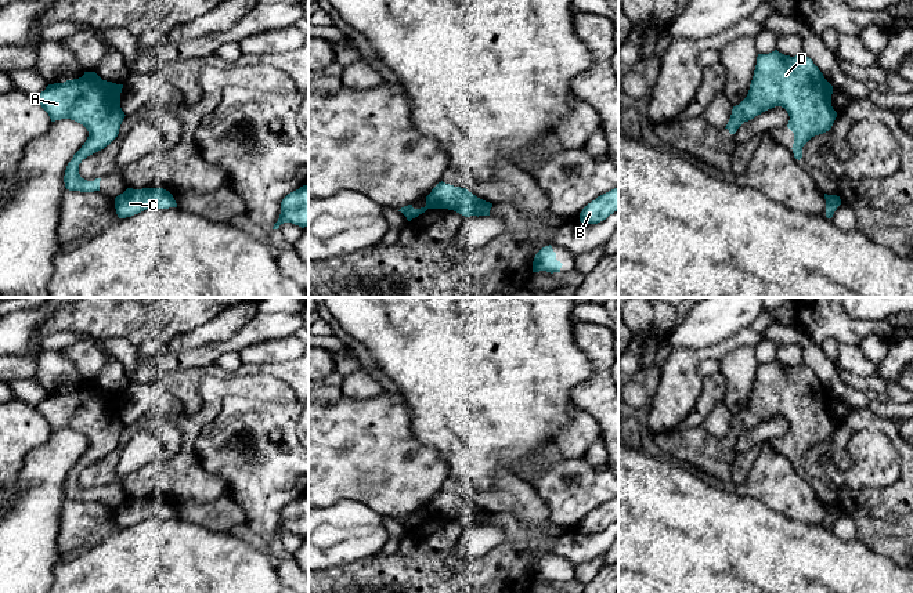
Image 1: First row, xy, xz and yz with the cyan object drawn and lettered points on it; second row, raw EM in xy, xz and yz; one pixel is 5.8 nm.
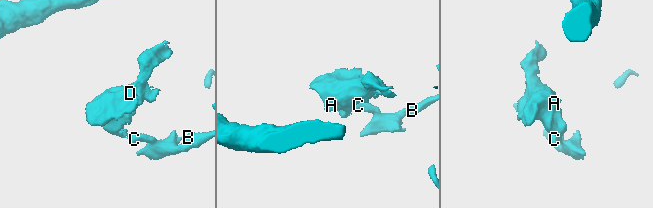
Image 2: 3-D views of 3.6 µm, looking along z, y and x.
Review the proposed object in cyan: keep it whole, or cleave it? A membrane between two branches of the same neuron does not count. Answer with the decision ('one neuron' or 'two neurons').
two neurons

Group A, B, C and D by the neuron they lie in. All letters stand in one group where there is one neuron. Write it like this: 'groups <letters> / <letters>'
groups A D / B C

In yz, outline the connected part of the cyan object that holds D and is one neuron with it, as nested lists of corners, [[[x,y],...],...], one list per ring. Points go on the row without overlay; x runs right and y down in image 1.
[[[777,359],[769,364],[758,364],[754,386],[747,406],[732,419],[725,438],[735,444],[737,438],[762,422],[775,416],[787,420],[790,430],[787,437],[794,442],[793,463],[795,469],[802,467],[802,456],[815,445],[829,441],[837,427],[831,416],[833,395],[813,370],[804,362],[790,366]]]

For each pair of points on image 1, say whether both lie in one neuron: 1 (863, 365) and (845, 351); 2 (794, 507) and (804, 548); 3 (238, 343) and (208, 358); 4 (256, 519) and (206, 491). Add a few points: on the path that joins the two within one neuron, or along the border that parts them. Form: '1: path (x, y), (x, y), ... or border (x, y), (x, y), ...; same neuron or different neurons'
1: path (859, 362), (850, 355); same neuron
2: border (769, 506), (791, 519), (825, 525); different neurons
3: path (231, 346), (215, 351); same neuron
4: border (205, 470), (220, 476), (227, 483), (228, 494); different neurons

